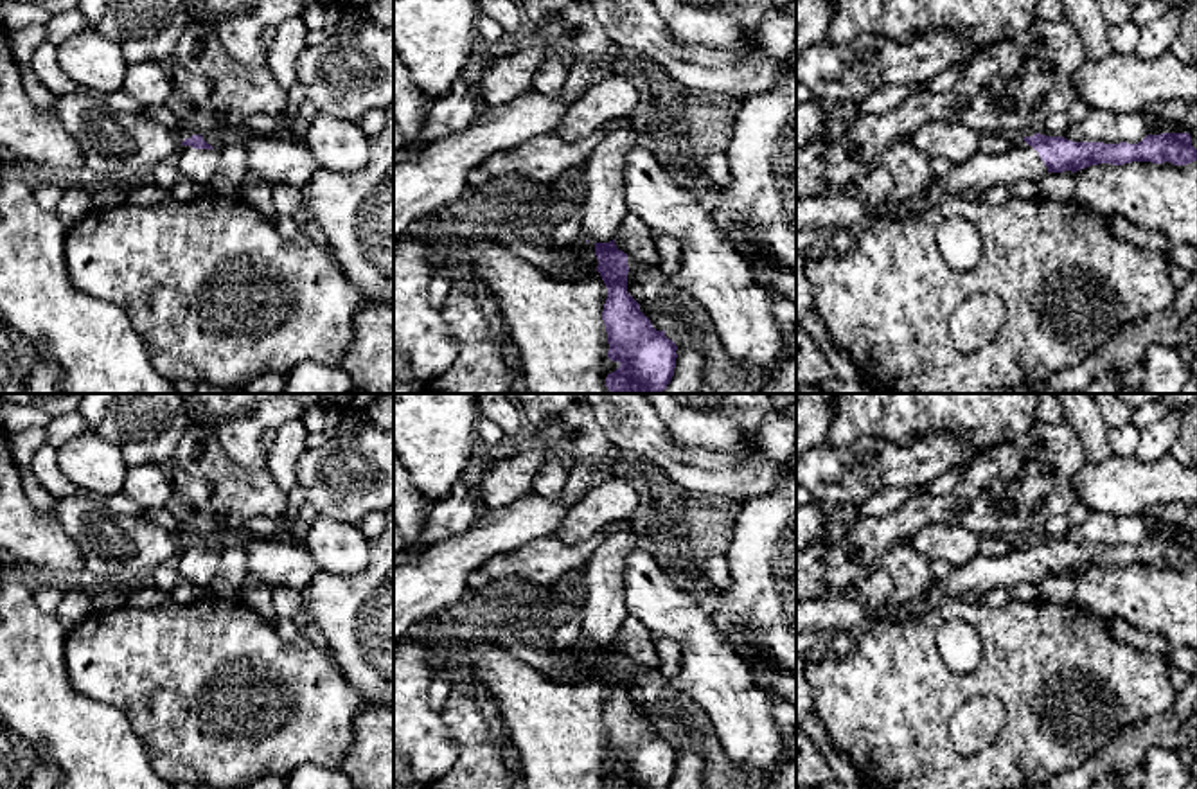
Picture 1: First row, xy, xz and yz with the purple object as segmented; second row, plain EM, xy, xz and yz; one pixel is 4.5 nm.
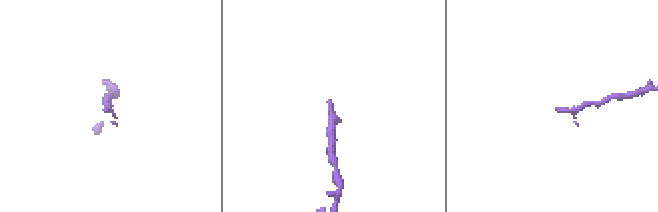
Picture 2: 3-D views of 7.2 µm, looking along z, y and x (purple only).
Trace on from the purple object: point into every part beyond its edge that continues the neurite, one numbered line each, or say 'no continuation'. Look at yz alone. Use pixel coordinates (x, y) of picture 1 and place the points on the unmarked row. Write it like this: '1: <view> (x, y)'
1: yz (827, 615)

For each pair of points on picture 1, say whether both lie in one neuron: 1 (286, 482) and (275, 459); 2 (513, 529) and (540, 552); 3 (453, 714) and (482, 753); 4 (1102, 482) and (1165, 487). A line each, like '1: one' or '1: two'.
1: one
2: two
3: one
4: one

